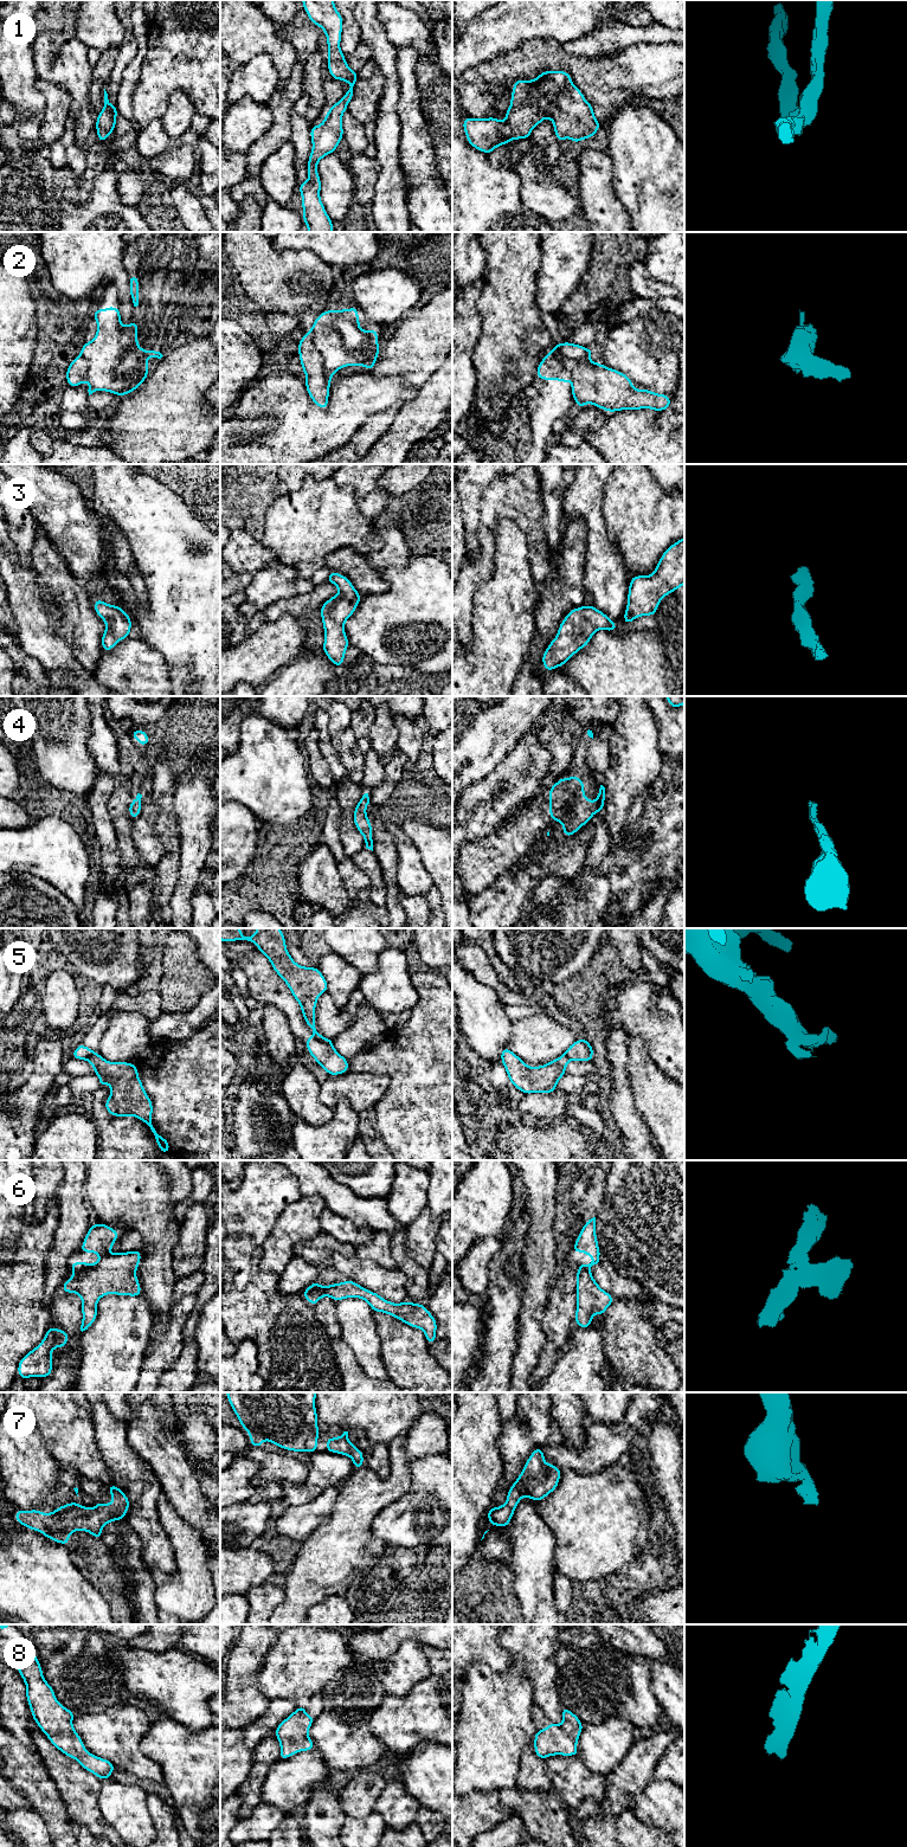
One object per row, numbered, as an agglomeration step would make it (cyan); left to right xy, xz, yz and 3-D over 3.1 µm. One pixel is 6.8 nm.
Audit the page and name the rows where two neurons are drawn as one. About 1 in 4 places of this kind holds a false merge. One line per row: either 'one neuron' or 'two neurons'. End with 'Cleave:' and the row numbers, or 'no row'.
1: one neuron
2: two neurons
3: one neuron
4: one neuron
5: two neurons
6: two neurons
7: one neuron
8: one neuron
Cleave: 2, 5, 6

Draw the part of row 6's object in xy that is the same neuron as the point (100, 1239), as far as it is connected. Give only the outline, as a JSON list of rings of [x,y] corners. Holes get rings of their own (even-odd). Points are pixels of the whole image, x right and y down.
[[[97,1222],[95,1225],[91,1225],[86,1233],[86,1236],[81,1247],[83,1253],[95,1253],[99,1256],[99,1260],[111,1250],[115,1244],[120,1231],[114,1230],[107,1224]],[[99,1260],[95,1263],[88,1262],[70,1262],[71,1269],[75,1272],[84,1272],[97,1266]]]

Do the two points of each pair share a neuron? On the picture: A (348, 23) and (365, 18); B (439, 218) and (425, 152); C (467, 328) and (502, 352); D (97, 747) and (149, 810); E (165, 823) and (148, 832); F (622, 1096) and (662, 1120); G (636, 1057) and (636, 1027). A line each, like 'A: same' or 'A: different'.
A: different
B: same
C: different
D: different
E: different
F: different
G: different

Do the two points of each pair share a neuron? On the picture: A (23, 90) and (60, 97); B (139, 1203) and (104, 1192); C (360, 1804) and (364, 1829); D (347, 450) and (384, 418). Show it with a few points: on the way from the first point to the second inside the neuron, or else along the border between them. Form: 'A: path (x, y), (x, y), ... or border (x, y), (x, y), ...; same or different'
A: border (37, 79), (36, 87), (45, 97), (43, 122); different
B: path (130, 1195), (128, 1192), (113, 1192); same
C: border (373, 1812), (364, 1817), (347, 1817); different
D: path (356, 445), (374, 428); same

